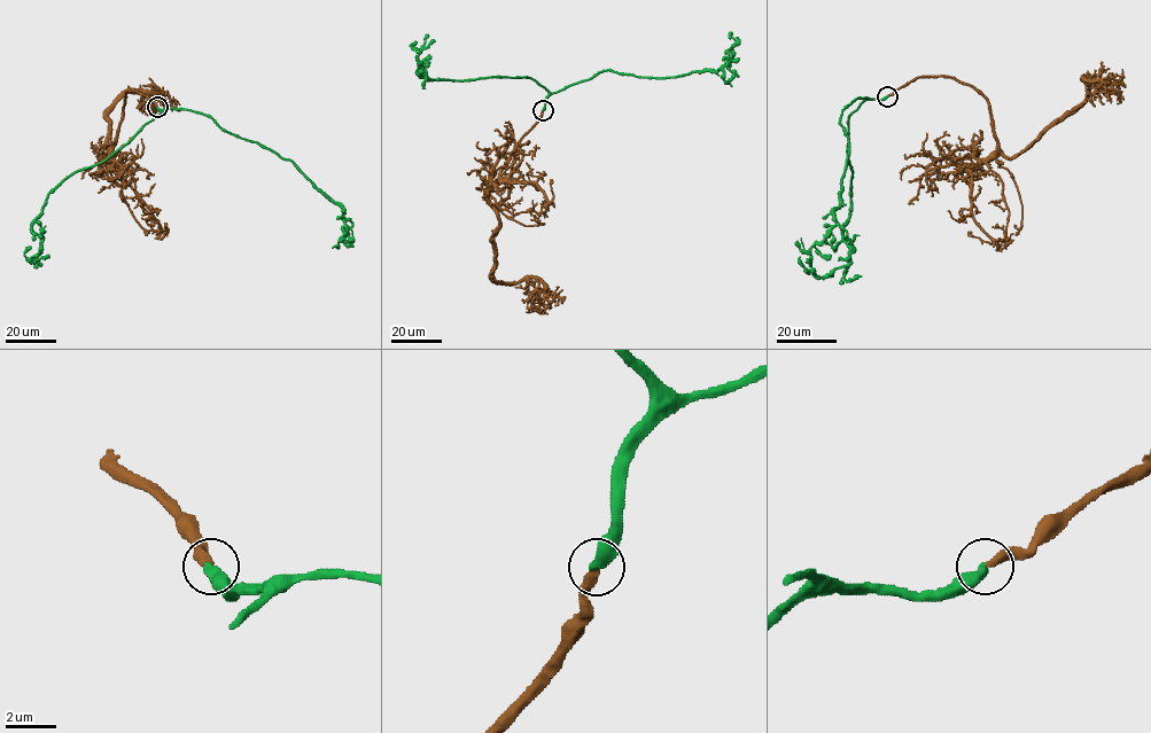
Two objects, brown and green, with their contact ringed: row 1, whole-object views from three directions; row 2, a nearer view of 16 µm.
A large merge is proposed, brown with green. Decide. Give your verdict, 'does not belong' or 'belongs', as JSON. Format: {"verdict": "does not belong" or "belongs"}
{"verdict": "belongs"}

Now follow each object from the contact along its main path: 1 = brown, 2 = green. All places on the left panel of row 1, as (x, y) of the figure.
1: (157, 108), (137, 91), (126, 92), (113, 160), (108, 111), (129, 92), (145, 96), (161, 94), (172, 110)
2: (157, 108), (208, 115), (225, 131), (289, 158), (339, 204), (343, 216), (352, 224), (337, 246), (332, 247)

